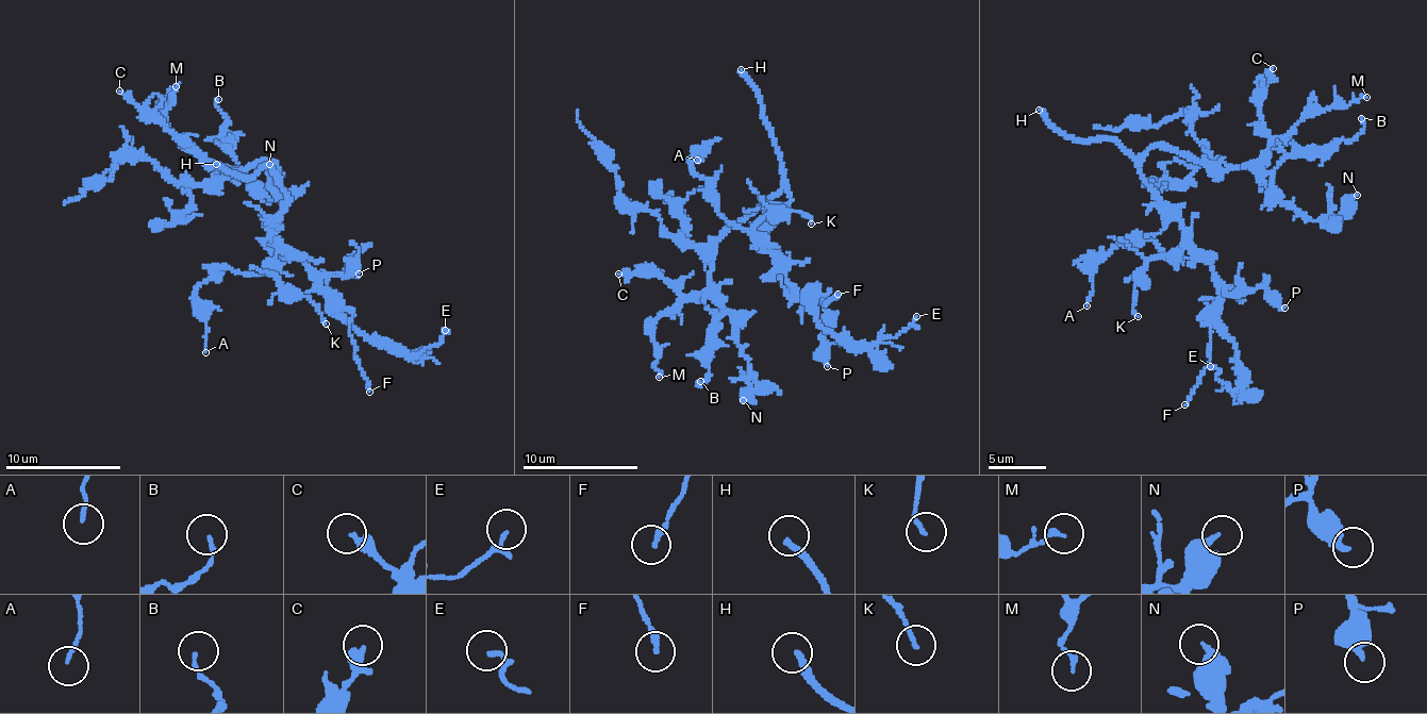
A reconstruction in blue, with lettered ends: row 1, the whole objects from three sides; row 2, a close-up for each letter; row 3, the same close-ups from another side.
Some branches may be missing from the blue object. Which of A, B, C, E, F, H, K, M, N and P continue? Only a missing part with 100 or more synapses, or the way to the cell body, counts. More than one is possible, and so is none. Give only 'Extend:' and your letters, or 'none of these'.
Extend: H

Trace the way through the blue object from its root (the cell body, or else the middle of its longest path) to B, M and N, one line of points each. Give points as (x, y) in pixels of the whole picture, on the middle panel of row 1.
B: (785, 189), (766, 197), (716, 245), (711, 286), (725, 312), (715, 320), (709, 378), (700, 381)
M: (785, 189), (785, 184), (766, 197), (716, 245), (708, 286), (681, 299), (653, 322), (659, 377)
N: (785, 189), (745, 215), (713, 256), (711, 286), (748, 362), (750, 394), (743, 400)

